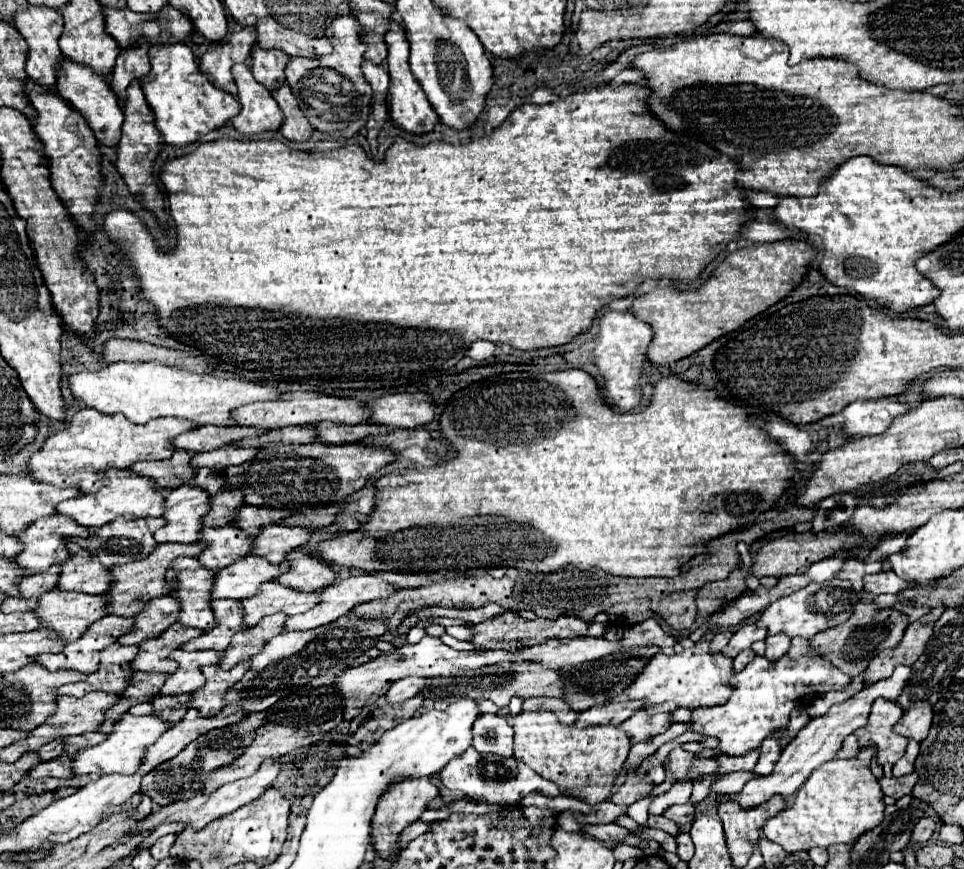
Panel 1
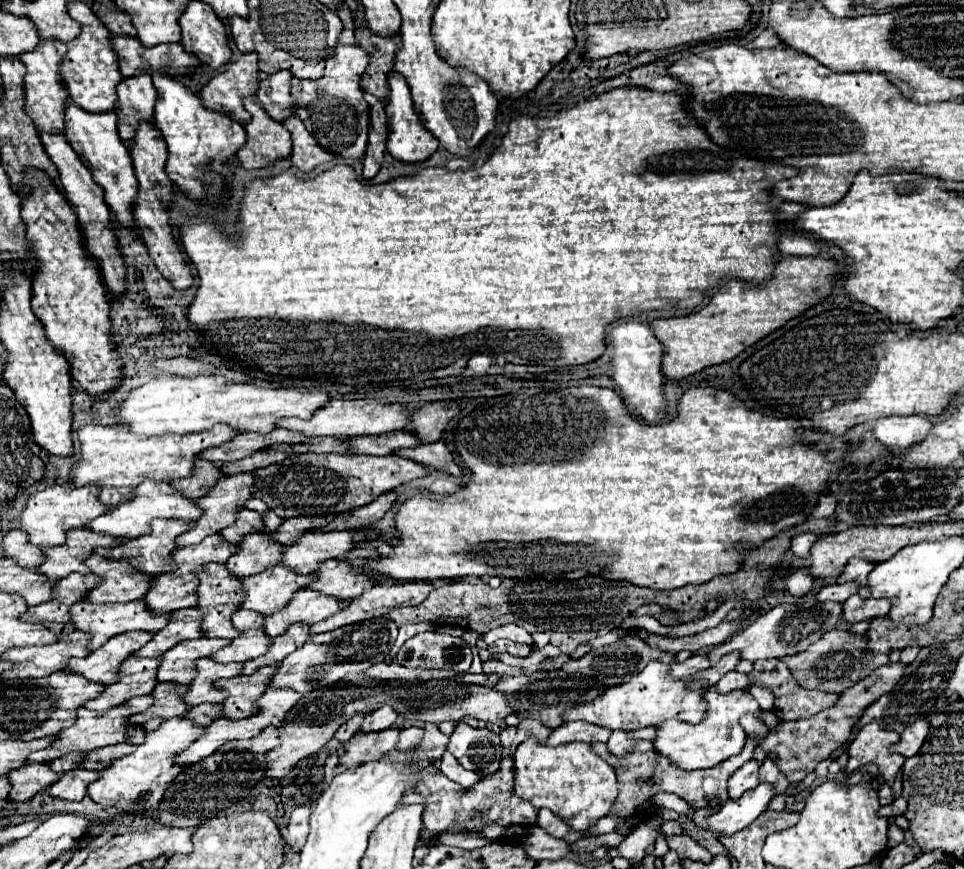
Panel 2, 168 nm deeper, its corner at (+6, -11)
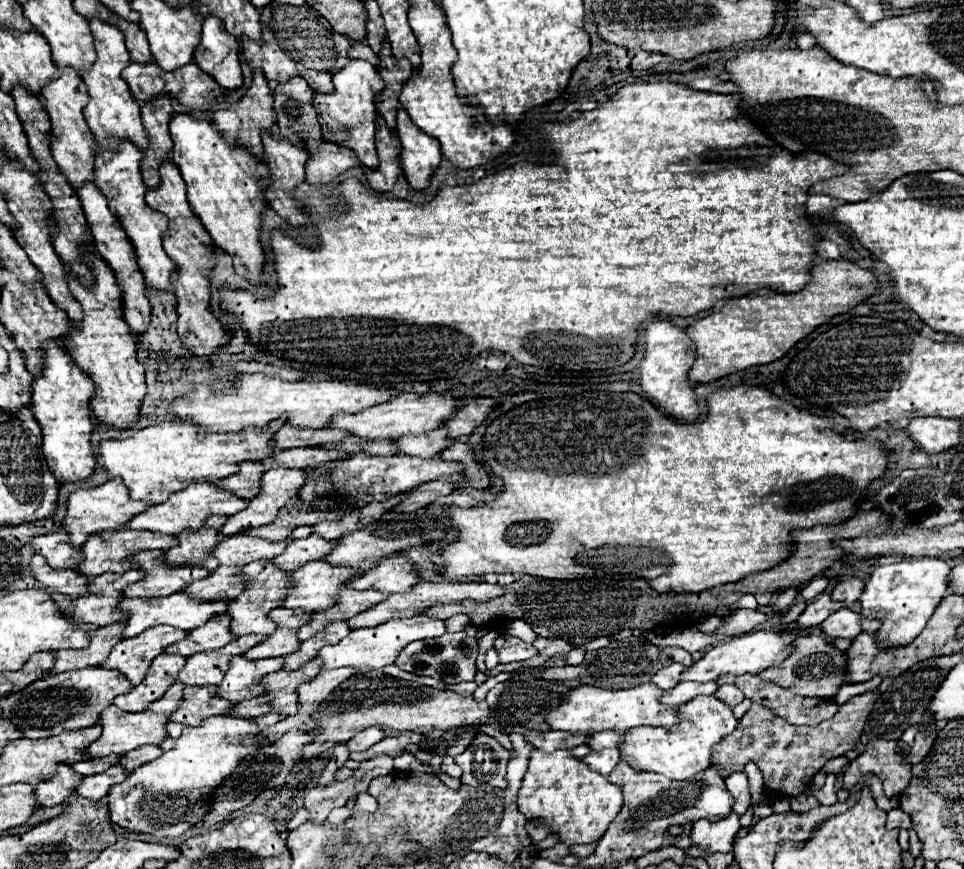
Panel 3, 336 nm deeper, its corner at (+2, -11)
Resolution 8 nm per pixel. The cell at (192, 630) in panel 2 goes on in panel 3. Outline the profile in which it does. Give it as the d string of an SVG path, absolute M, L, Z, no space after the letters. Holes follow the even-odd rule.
M217 615L209 619L203 627L189 631L187 639L173 643L167 647L167 653L181 653L181 655L195 655L201 651L211 651L211 649L221 649L229 641L235 641L233 633L229 633L229 615Z

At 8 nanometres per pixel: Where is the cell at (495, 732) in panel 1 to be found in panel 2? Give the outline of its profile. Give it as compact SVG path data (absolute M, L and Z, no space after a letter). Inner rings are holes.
M459 723L449 739L447 751L451 751L465 769L473 769L479 775L493 775L499 769L503 747L499 735L491 729Z

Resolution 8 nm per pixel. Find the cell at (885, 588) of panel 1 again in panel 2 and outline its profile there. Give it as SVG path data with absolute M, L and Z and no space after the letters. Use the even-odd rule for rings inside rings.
M857 593L851 595L845 603L843 603L843 615L845 621L849 623L857 623L863 619L873 619L879 615L887 615L891 609L889 599L887 597L879 597L879 599L861 599Z

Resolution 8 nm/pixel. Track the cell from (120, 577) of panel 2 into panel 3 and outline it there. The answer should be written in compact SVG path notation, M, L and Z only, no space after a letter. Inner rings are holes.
M142 551L128 561L141 565L145 579L129 585L123 593L125 597L165 597L169 593L181 591L195 579L207 577L207 569L199 565L165 565L157 559L165 559L165 551Z

